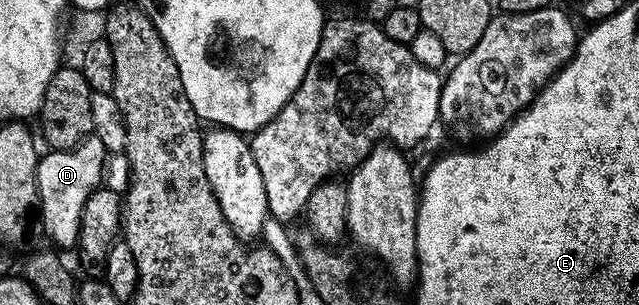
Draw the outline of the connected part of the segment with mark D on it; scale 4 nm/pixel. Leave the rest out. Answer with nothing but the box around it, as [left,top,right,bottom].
[37,135,107,248]

